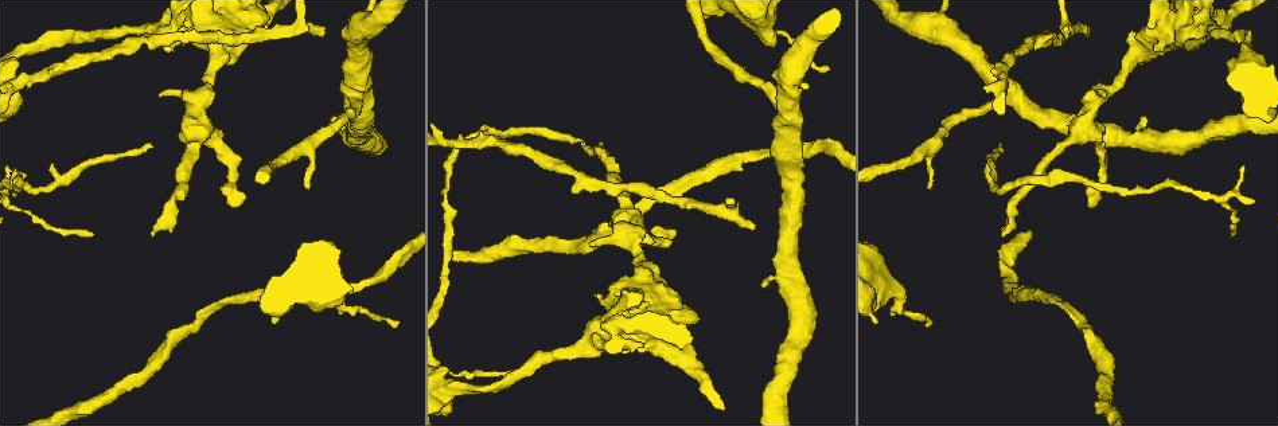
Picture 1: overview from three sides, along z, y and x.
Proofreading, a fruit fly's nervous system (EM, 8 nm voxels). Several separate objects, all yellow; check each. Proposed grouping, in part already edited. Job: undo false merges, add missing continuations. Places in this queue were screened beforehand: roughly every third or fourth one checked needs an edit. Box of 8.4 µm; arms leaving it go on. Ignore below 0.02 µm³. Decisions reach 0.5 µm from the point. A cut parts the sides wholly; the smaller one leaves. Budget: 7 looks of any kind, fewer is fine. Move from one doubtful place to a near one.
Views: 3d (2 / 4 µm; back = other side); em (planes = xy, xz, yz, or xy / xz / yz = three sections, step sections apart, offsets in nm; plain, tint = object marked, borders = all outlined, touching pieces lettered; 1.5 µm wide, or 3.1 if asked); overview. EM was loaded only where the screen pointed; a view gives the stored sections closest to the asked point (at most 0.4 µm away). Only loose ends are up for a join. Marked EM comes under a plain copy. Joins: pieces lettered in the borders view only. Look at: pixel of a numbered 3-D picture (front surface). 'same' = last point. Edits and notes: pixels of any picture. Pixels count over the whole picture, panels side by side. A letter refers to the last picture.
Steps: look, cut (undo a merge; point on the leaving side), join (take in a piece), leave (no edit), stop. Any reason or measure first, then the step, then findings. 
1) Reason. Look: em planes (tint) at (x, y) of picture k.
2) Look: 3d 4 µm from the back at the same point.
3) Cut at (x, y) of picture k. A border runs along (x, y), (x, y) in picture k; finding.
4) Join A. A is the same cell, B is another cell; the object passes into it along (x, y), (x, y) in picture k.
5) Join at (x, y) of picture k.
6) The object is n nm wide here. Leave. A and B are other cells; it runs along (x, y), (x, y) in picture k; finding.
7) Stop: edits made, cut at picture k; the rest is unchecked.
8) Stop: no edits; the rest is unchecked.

Branch stops here. Look: 3d 4 µm at (322, 34) of picture 1.

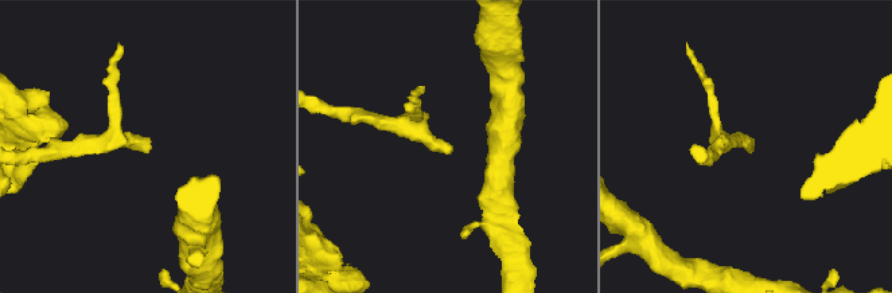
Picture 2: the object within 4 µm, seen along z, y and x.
Look: em xz step 4 (borders) at (145, 148) of picture 2.

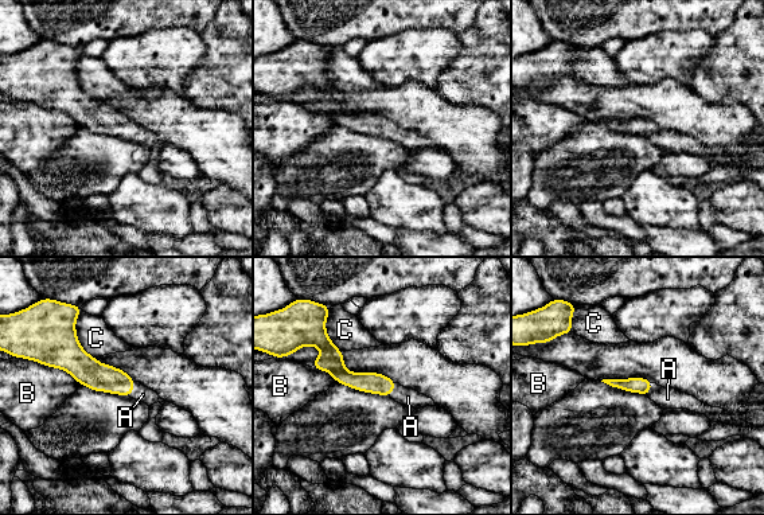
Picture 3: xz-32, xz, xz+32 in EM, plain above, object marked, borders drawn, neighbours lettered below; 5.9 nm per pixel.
Another direction. Look: em planes (borders) at the same point.

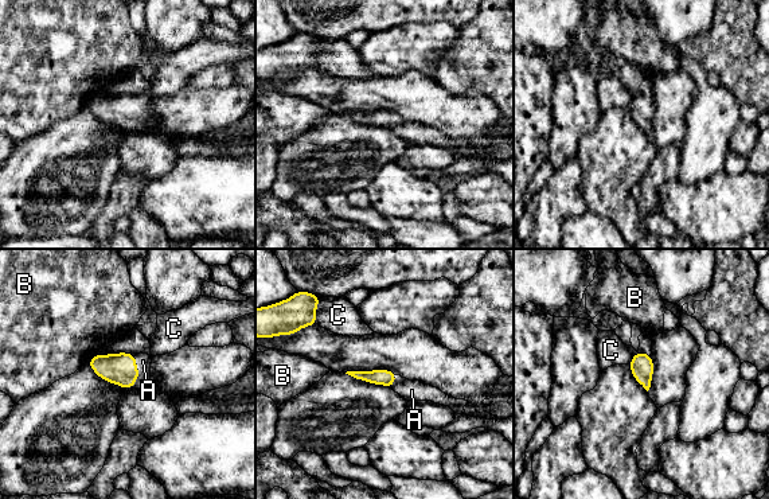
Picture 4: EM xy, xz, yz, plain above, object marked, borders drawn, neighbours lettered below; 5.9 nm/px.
The object is 100 nm wide here. Join at (143, 361) of picture 4. A is the same cell, B and C are other cells; the object passes into it along (120, 369), (137, 371), (143, 361) in picture 4; the neuron continues.

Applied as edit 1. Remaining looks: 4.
Redraw. Look: overview.

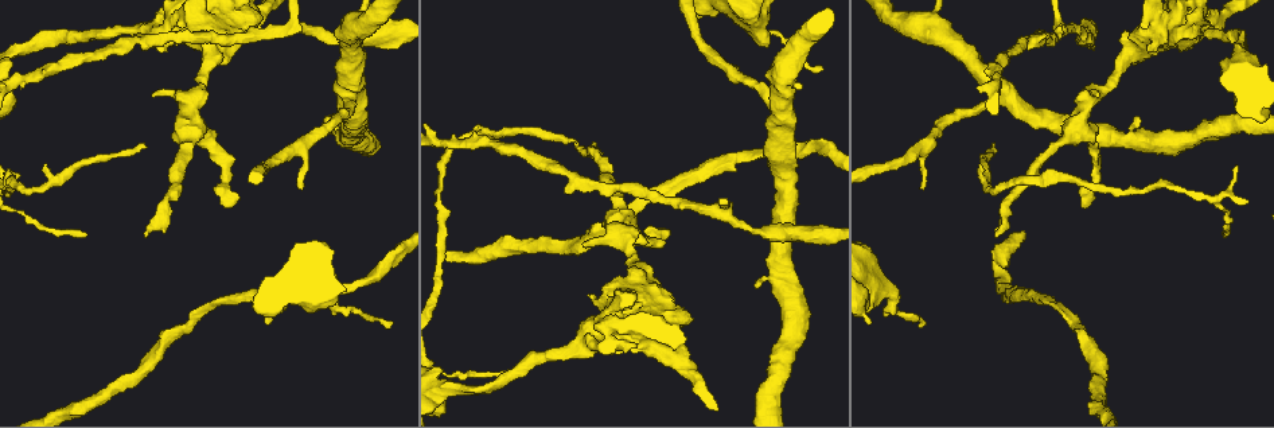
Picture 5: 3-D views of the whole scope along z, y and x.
An open end. Look: 3d 2 µm at (652, 234) of picture 5.

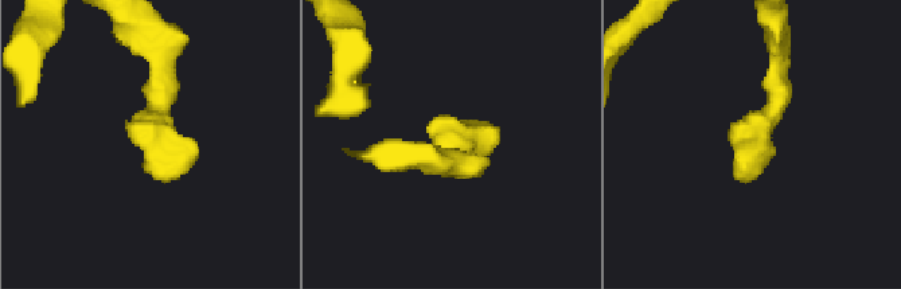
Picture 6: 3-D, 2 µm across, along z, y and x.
Look: em planes (borders) at (746, 174) of picture 6.

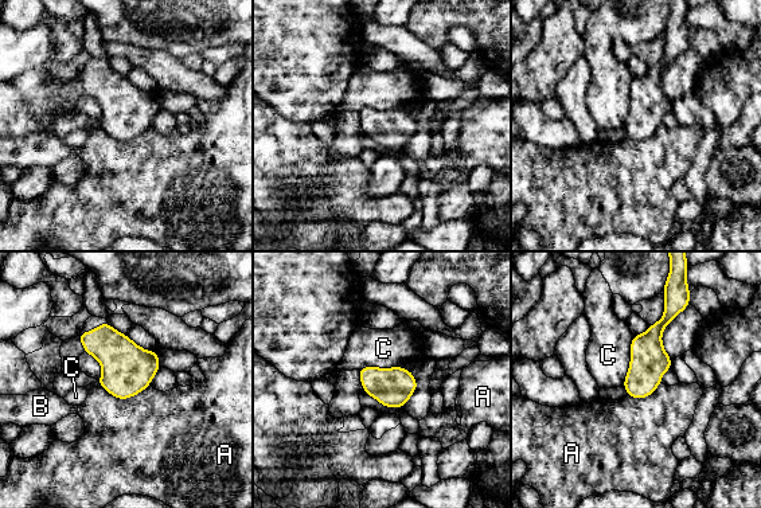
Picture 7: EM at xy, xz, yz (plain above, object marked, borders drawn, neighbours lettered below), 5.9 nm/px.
The longest contact is with A, 320 nm. Leave. A, B and C are other cells; a border runs along (97, 382), (120, 399), (149, 386) in picture 7; no lettered piece goes on from it.

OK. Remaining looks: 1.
Free end. Look: em yz step 4 (borders) at (144, 143) of picture 5.

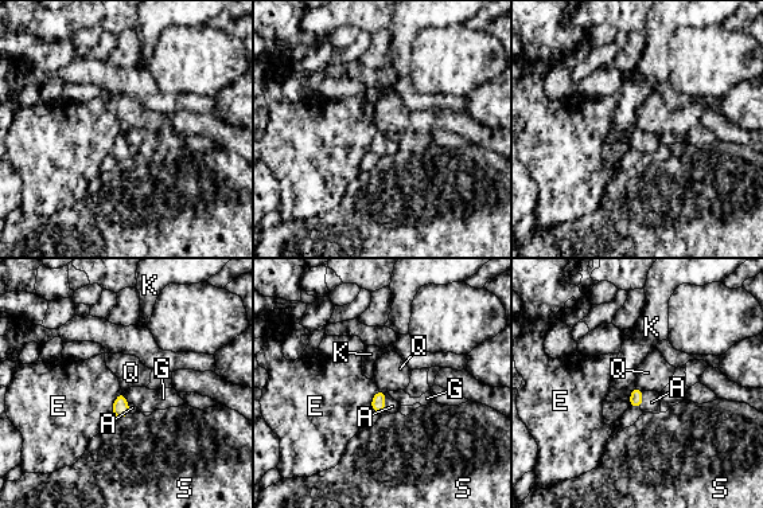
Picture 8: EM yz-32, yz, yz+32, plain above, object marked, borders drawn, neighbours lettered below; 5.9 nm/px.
The longest contact is with E, 150 nm. Join at (392, 406) of picture 8. A is the same cell, E, G, K, Q and S are other cells; the object passes into it along (377, 405), (384, 402), (392, 406) in picture 8; the neuron continues.

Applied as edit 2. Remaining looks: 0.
Stop: edits made, join at picture 4, join at picture 8; the rest is unchecked.

